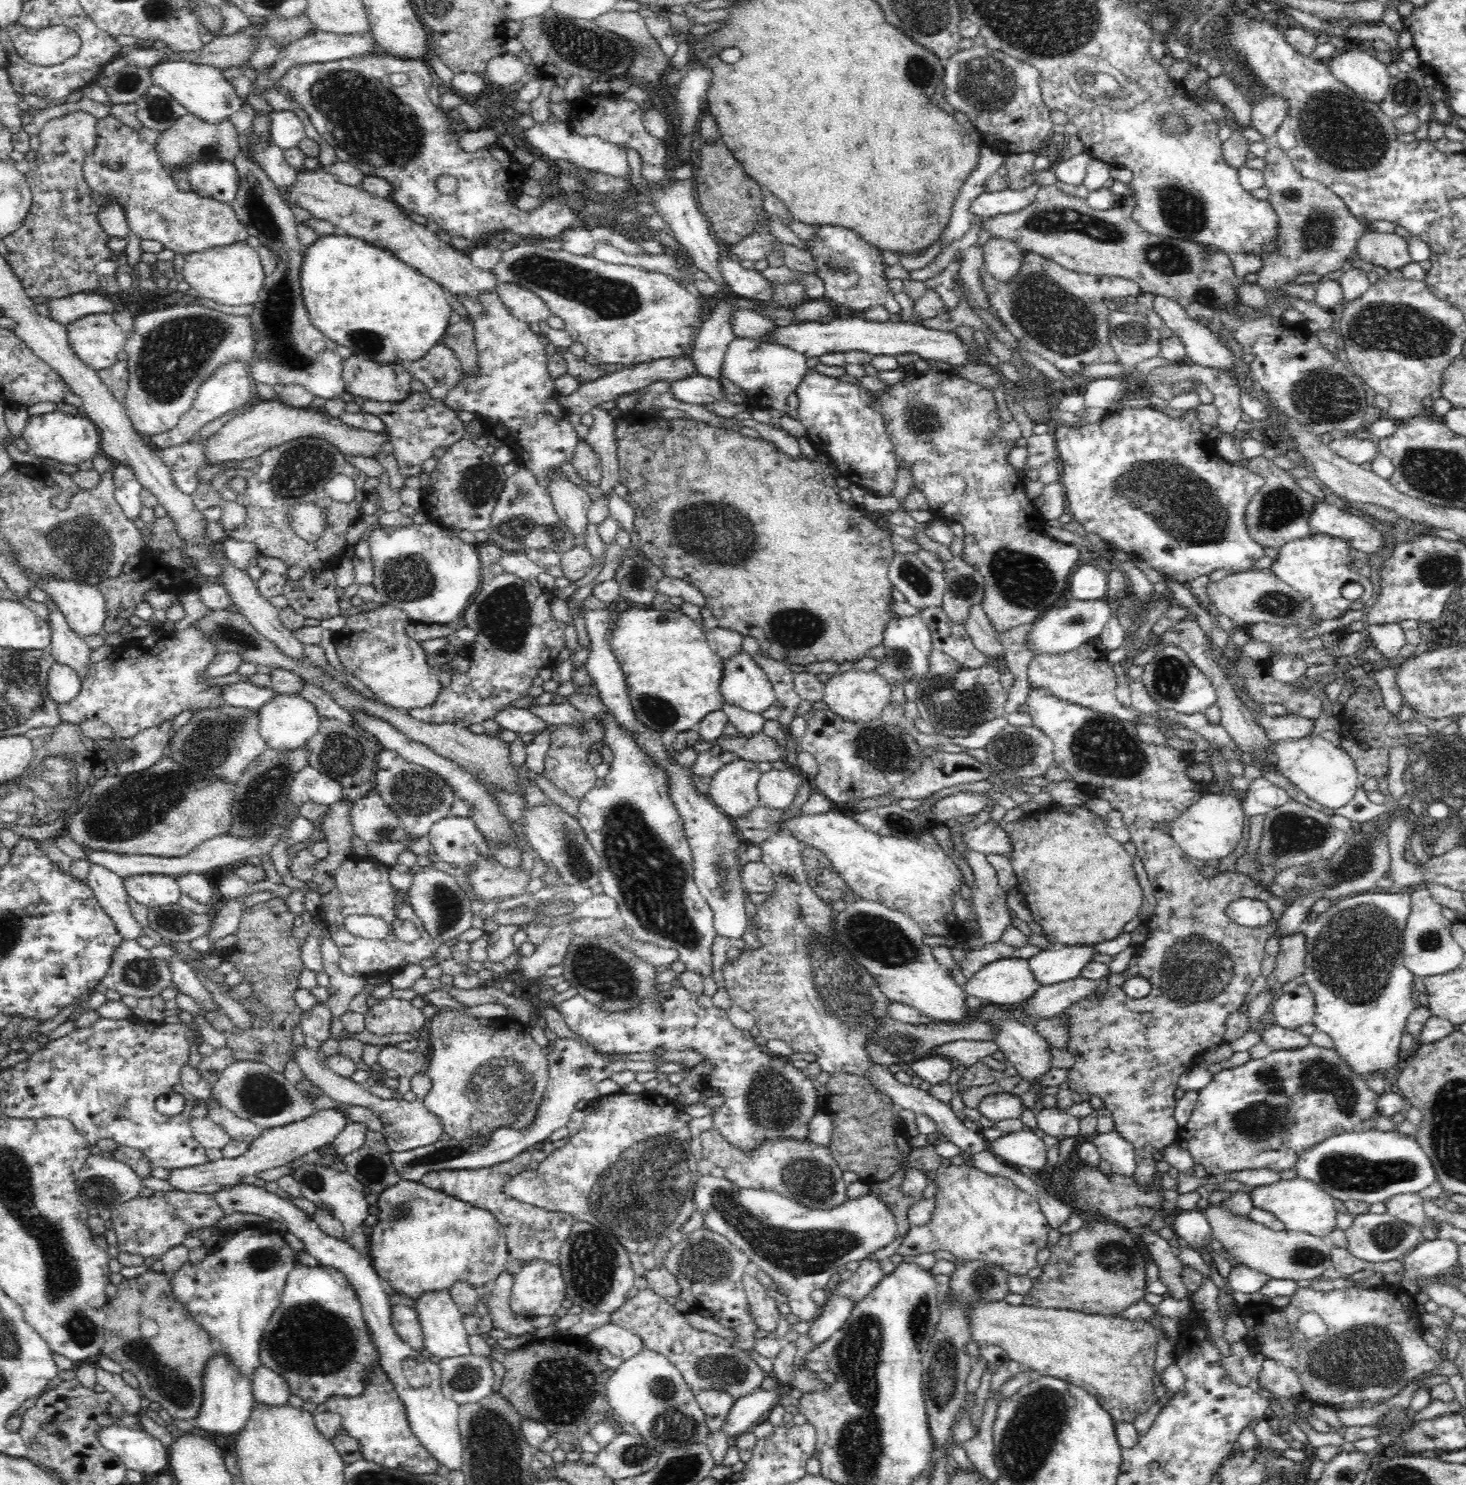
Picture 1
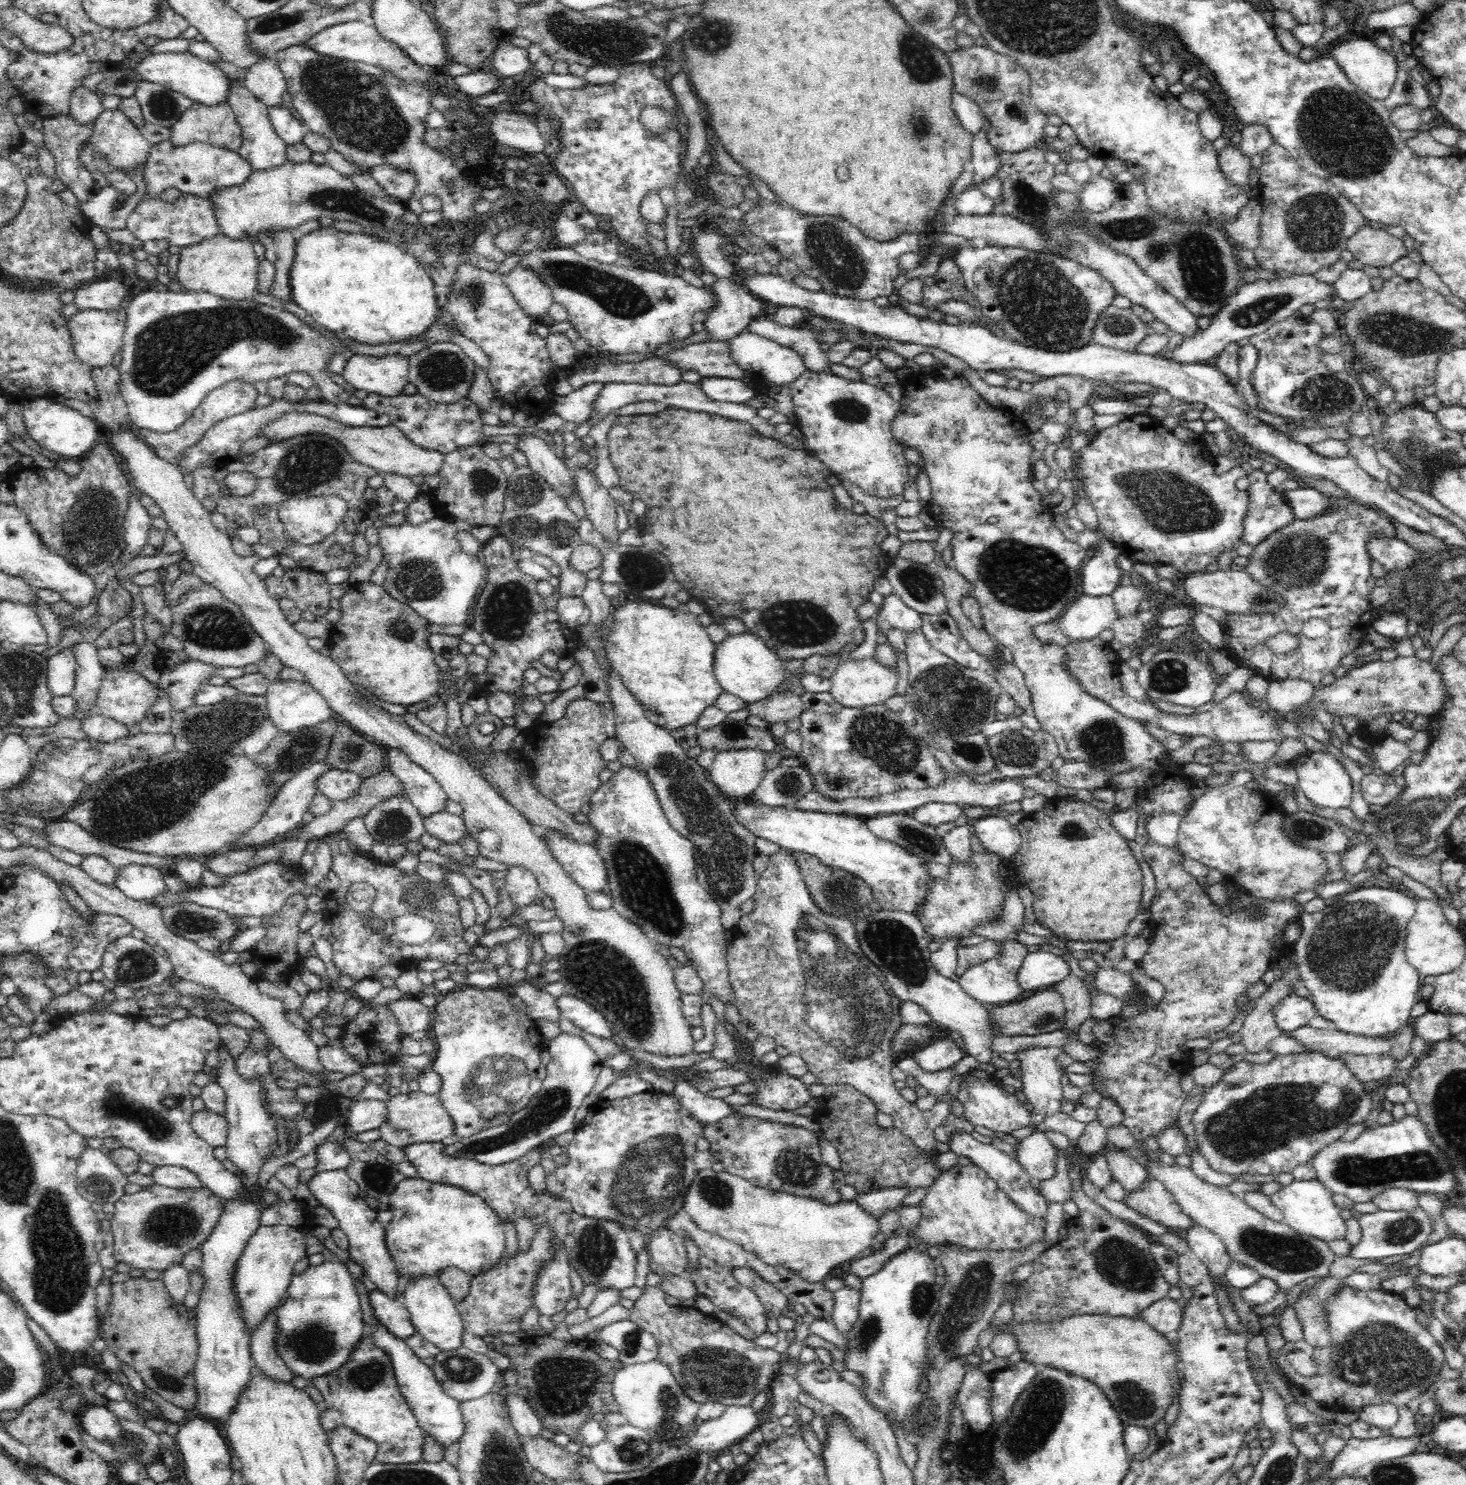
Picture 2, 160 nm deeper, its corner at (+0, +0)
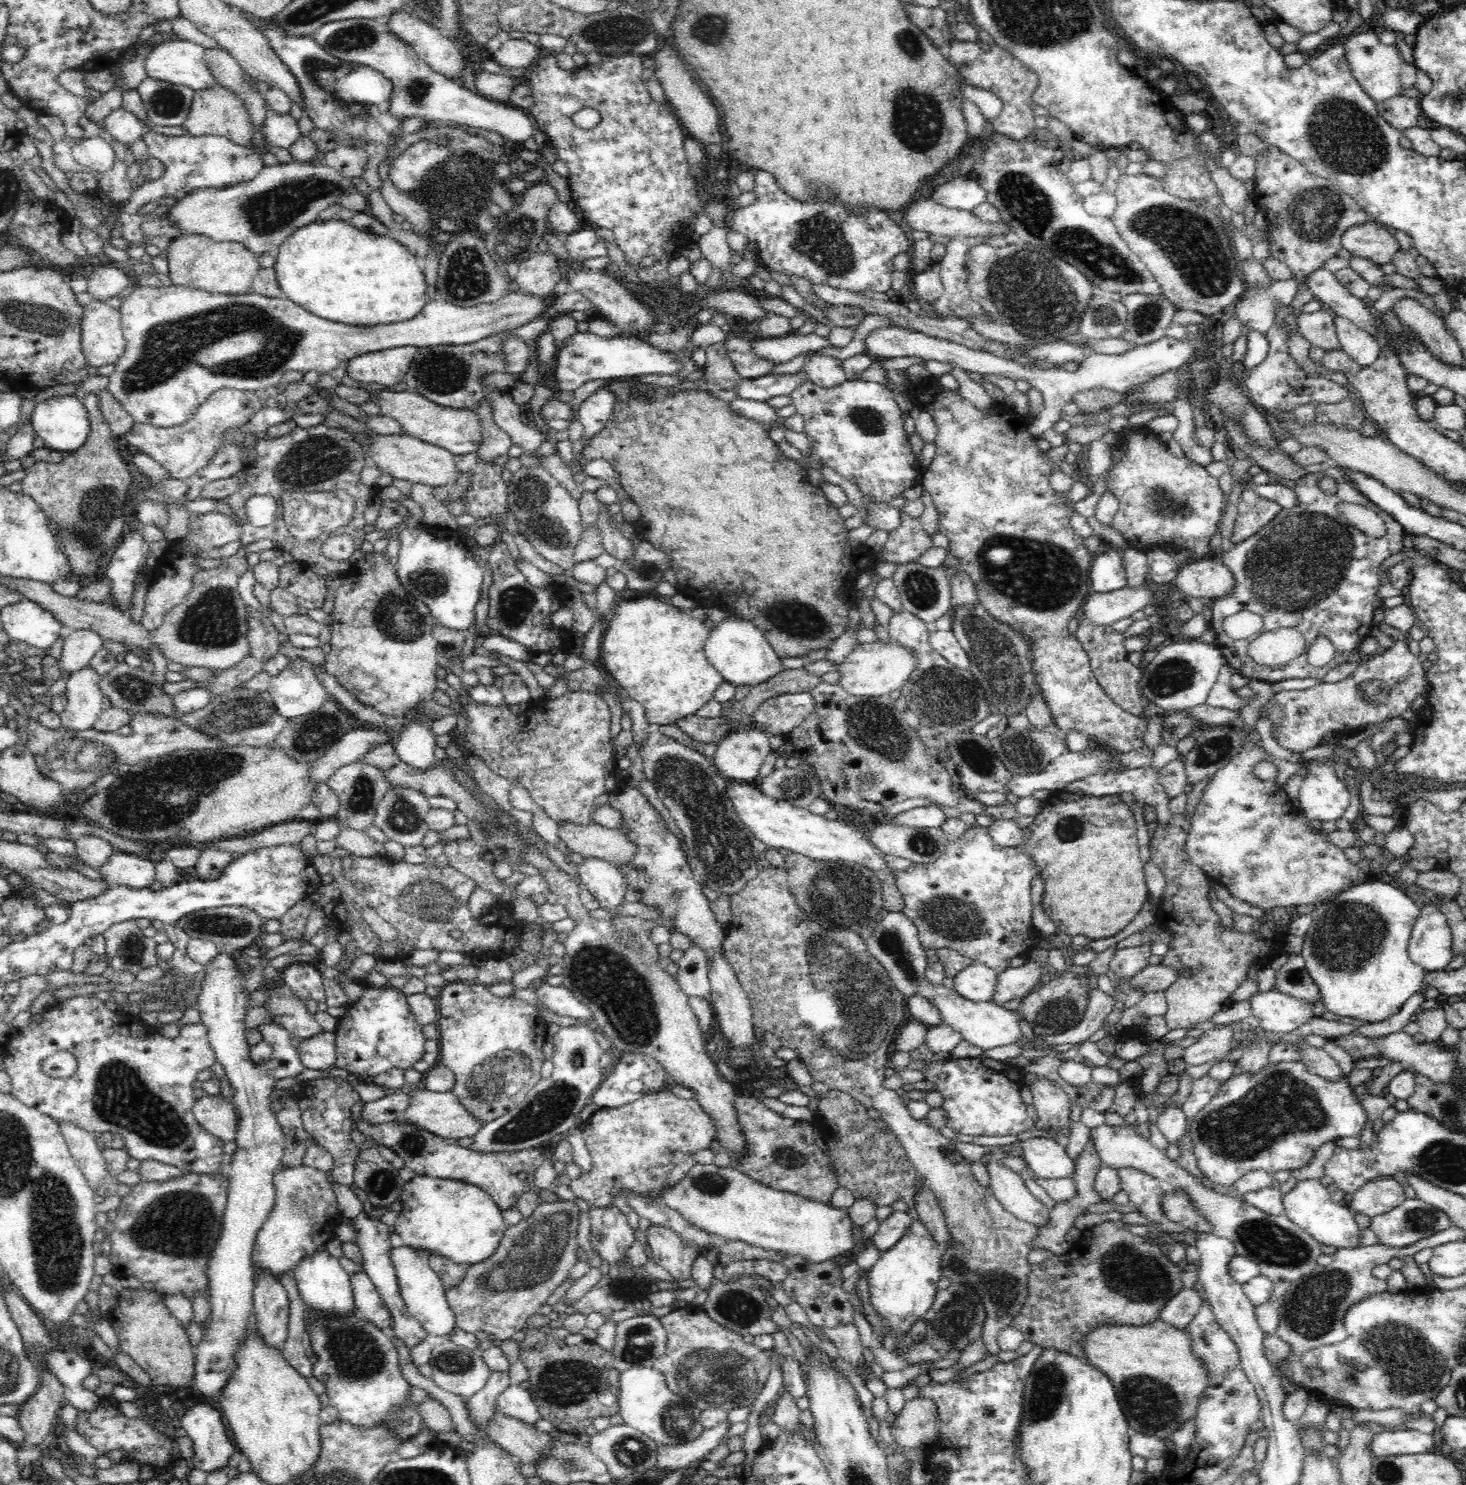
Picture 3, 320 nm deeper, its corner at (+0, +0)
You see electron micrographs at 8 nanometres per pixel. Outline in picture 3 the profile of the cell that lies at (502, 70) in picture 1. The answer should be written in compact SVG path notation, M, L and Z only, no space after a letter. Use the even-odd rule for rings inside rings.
M525 38L522 40L511 40L502 44L502 47L495 53L492 53L492 59L500 66L503 71L511 68L526 68L530 66L540 55L542 51L537 49L532 42Z

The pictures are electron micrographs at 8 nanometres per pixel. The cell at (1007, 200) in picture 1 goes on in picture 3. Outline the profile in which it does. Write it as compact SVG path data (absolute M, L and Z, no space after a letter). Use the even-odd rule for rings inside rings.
M960 176L944 185L936 185L931 197L948 208L971 212L975 206L986 201L986 191L975 179Z

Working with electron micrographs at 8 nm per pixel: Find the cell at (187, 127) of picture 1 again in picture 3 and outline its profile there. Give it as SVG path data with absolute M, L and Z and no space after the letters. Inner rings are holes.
M215 82L211 89L200 89L196 92L188 112L188 118L182 124L190 136L221 136L229 141L245 147L252 147L252 121L250 113L244 108L244 101L240 101L230 89Z

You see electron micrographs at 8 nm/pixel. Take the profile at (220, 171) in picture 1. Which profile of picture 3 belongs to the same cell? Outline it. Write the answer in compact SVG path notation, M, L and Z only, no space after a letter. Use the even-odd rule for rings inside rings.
M148 131L143 134L142 138L147 144L149 156L161 160L165 165L165 171L156 180L144 182L142 186L135 185L132 196L125 203L119 205L121 212L126 212L126 214L137 214L138 209L144 204L158 201L164 197L181 199L199 189L222 189L249 182L265 167L260 154L251 147L237 145L226 137L168 136Z

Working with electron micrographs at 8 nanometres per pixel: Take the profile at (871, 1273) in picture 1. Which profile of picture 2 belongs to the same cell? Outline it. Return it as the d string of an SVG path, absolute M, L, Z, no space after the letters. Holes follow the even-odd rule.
M848 1285L834 1292L834 1310L831 1317L842 1337L849 1334L848 1330L852 1330L853 1323L859 1316L860 1299L861 1291Z

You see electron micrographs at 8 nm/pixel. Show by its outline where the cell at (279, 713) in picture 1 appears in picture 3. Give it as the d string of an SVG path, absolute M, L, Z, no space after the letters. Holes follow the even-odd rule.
M308 660L290 662L280 674L271 678L267 691L276 709L288 720L318 710L328 699L324 685L316 678Z

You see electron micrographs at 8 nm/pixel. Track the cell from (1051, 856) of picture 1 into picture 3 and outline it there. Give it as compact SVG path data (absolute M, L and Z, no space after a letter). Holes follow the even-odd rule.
M1065 788L1052 792L1033 823L1023 828L1017 849L1033 859L1038 876L1046 882L1042 906L1048 918L1070 937L1084 935L1093 941L1113 937L1124 930L1150 900L1144 875L1145 863L1138 849L1136 818L1128 803L1120 799L1120 793L1086 796L1068 792Z

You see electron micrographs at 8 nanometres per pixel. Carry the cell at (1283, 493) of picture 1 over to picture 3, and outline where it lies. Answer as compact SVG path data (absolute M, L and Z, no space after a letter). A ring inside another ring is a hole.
M1243 490L1239 497L1238 517L1234 520L1231 541L1240 544L1252 537L1252 534L1267 526L1272 518L1276 518L1276 514L1280 514L1280 509L1282 508L1277 502L1256 494L1254 490Z

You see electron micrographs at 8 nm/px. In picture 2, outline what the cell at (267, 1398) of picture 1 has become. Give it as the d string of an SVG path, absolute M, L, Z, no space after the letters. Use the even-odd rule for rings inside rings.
M278 1306L263 1318L263 1324L252 1334L251 1360L254 1370L263 1376L279 1382L292 1382L292 1372L278 1358L277 1347L274 1346L274 1339L277 1338L276 1310L278 1310Z

